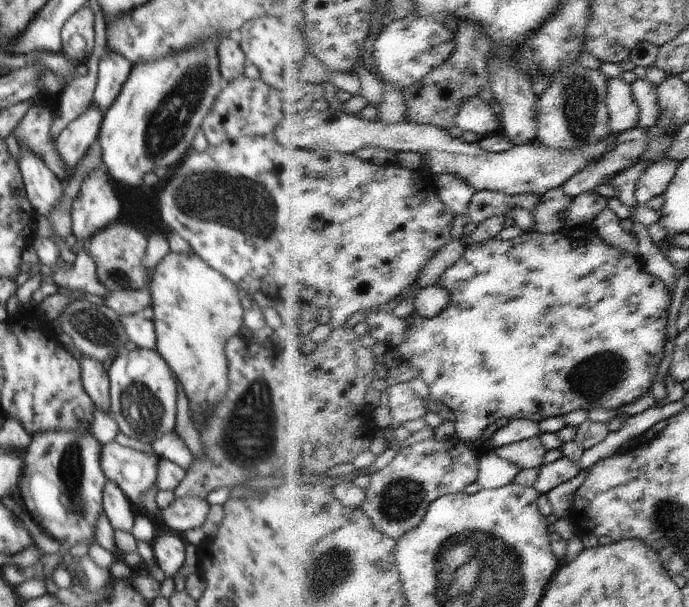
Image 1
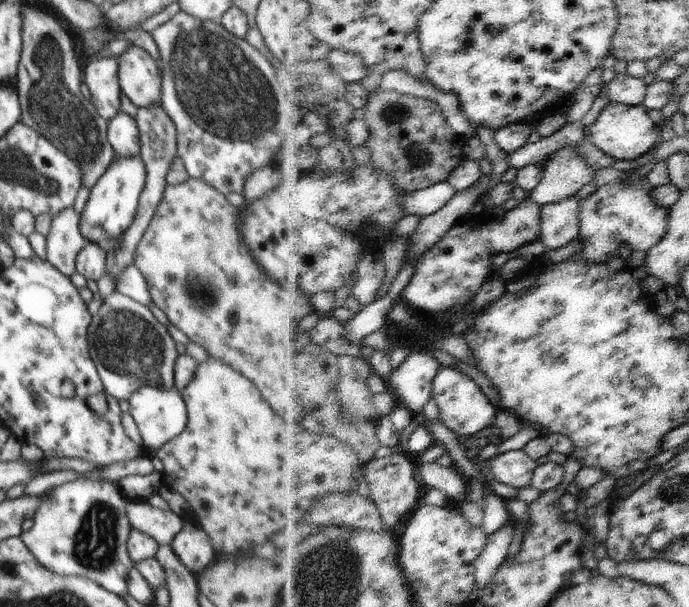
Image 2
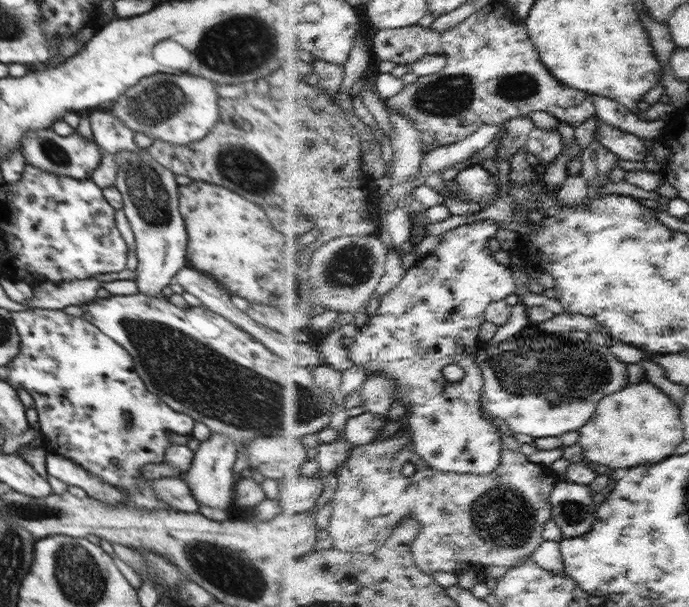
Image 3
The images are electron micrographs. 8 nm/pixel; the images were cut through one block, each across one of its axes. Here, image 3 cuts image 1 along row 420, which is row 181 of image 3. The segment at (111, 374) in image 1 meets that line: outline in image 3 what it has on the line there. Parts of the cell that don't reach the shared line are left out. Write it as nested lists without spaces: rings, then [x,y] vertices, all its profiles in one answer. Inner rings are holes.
[[[139,145],[134,150],[120,150],[115,153],[117,156],[118,170],[116,173],[115,187],[121,192],[123,208],[126,218],[130,223],[136,240],[136,284],[139,292],[148,296],[160,296],[162,288],[166,288],[174,282],[176,273],[184,266],[187,266],[187,232],[186,225],[179,211],[178,183],[174,179],[175,174],[162,166],[148,150]]]

